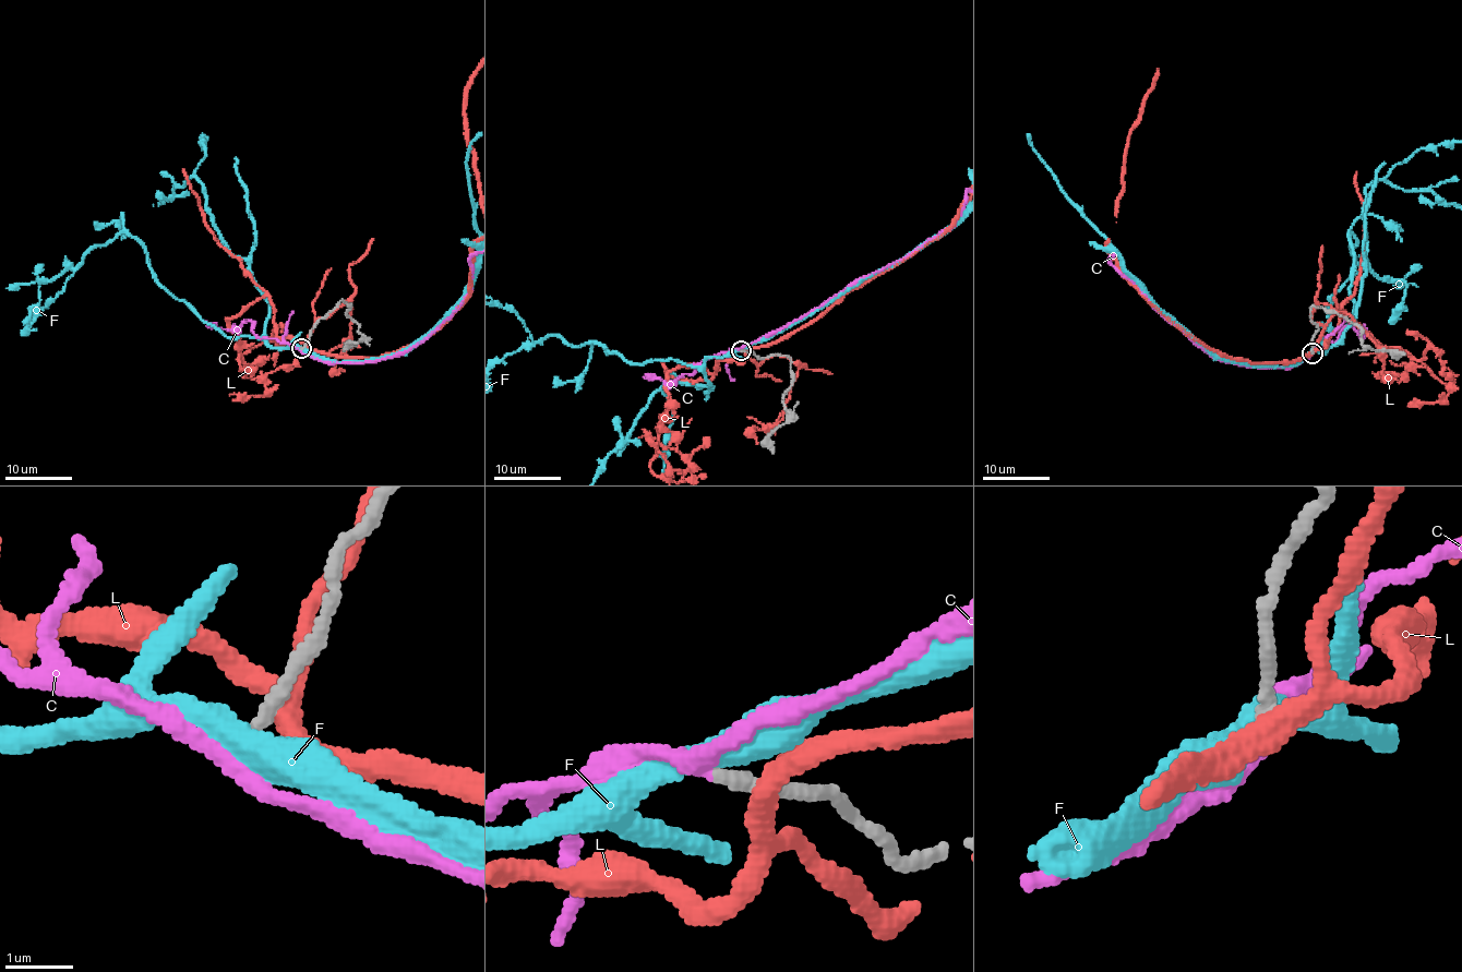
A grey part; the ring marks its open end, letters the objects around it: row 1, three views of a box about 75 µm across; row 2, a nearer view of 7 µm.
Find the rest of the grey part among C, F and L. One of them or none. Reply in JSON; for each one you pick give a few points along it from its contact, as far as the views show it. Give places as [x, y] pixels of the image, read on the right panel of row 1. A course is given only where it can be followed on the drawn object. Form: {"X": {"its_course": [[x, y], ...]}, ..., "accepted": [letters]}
{"C": {"its_course": [[1311, 354], [1282, 368], [1218, 360], [1121, 274], [1112, 256], [1119, 255], [1142, 274], [1150, 271]]}, "accepted": ["C"]}

